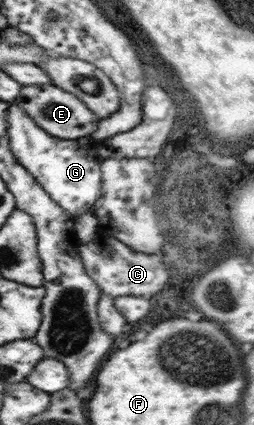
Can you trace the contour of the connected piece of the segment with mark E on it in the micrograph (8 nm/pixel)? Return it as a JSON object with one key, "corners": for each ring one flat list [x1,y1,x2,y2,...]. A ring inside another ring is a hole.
{"corners":[[51,84,24,86,20,89,16,101,19,101,24,113,36,122,42,131,62,140,74,140,94,134,94,130,98,128,98,120,101,120,98,116,94,116,71,92,66,92]]}

